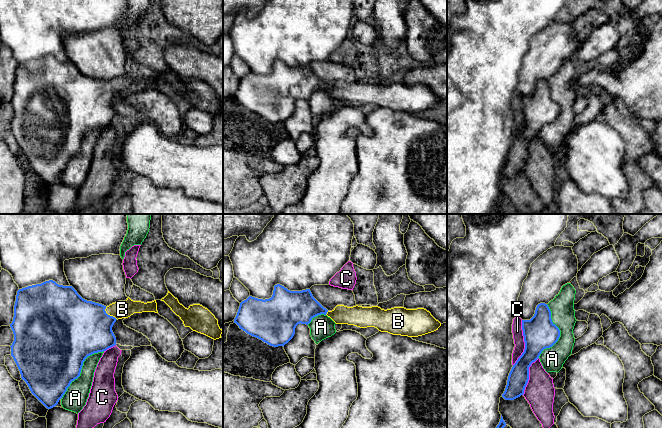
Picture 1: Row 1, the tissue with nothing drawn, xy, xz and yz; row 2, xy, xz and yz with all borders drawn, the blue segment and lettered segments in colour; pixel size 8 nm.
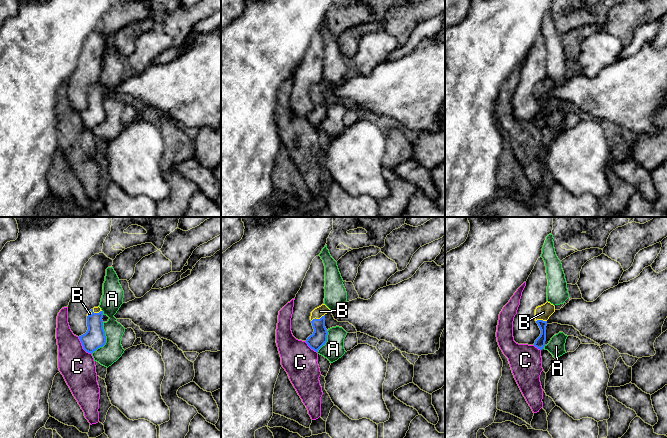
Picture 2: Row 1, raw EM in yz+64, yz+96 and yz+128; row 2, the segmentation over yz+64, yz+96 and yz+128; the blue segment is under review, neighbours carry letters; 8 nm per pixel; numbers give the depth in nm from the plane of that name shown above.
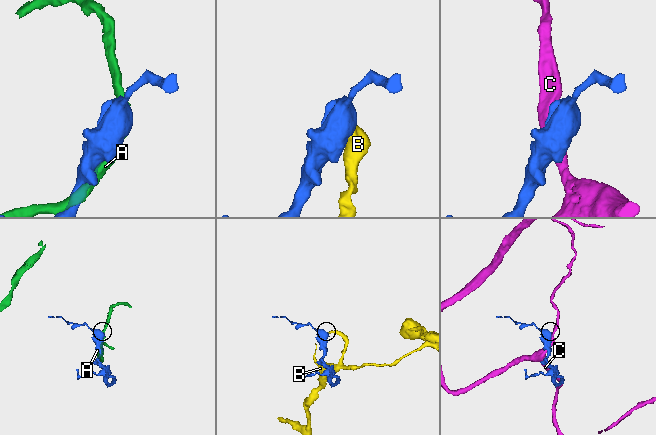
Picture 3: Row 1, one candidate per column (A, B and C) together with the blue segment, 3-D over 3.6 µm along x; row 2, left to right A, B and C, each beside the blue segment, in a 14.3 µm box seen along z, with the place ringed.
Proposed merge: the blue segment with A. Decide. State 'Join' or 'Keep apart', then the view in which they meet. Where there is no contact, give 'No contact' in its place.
Keep apart. Touches blue in yz

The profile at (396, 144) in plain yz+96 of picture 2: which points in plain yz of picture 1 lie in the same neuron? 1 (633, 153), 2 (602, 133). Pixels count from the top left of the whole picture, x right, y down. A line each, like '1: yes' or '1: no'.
1: yes
2: no

